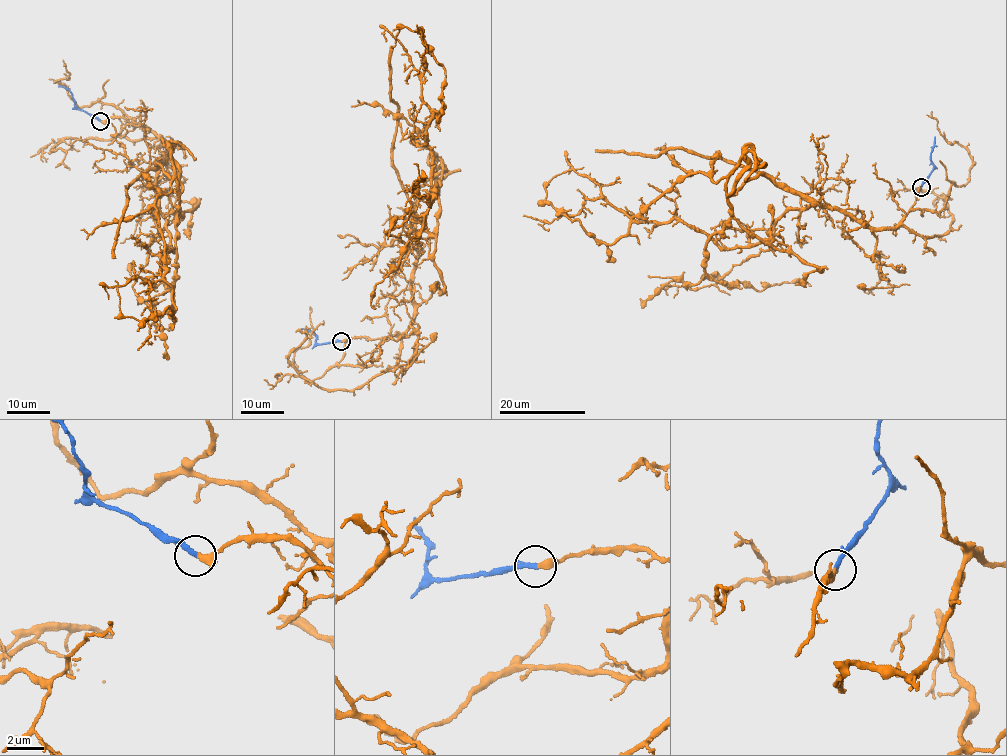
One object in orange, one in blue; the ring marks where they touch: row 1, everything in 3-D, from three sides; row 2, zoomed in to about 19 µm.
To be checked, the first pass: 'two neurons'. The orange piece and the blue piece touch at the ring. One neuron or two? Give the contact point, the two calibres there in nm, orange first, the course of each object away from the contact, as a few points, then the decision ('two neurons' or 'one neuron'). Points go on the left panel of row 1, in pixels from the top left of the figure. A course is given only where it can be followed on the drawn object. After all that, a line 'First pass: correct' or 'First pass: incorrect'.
(100, 121) | 400/260 nm | orange via (101, 121), (125, 118), (169, 149), (154, 192), (173, 252), (148, 283), (149, 335), (137, 350) | blue via (101, 121), (78, 109), (71, 94), (58, 86) | one neuron
First pass: incorrect

